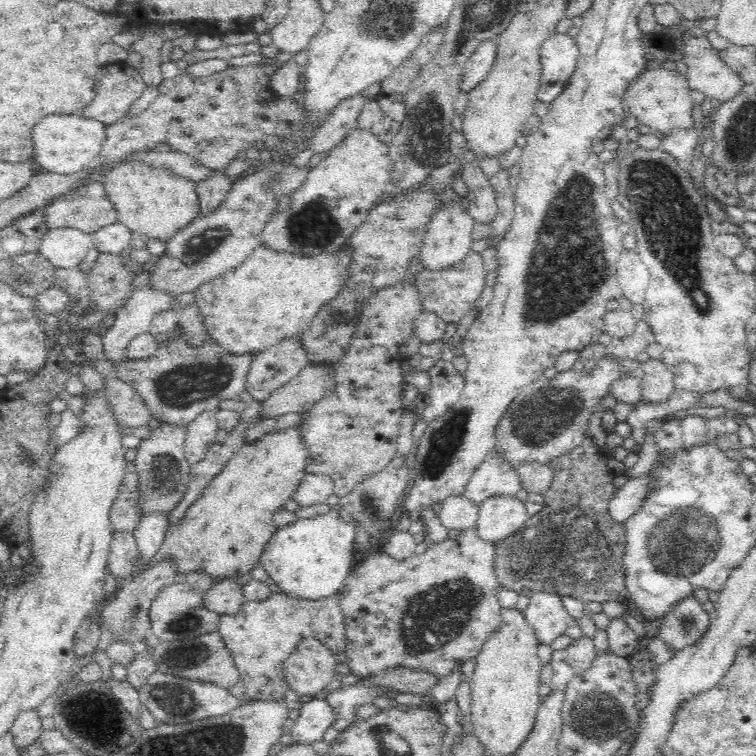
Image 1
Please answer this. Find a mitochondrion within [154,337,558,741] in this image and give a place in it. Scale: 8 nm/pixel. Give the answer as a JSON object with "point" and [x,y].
{"point":[433,619]}

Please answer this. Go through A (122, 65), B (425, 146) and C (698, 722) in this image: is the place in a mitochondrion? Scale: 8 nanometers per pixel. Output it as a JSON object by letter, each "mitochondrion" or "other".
{"A":"other","B":"mitochondrion","C":"mitochondrion"}

